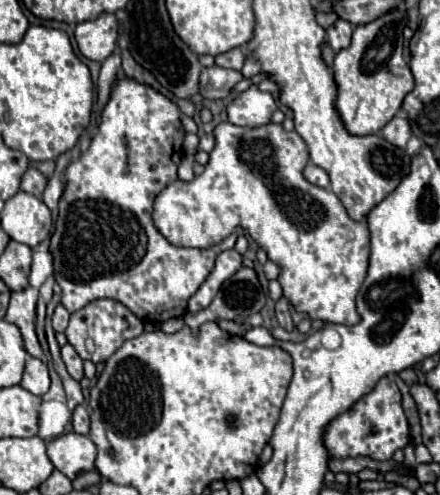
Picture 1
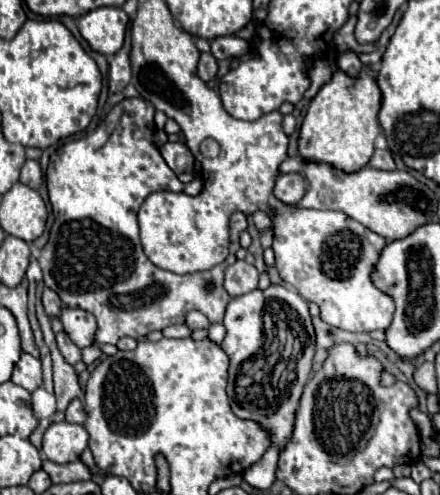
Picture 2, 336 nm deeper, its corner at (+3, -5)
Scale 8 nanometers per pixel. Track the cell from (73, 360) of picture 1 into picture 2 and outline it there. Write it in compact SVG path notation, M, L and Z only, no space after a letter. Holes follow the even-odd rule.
M60 331L60 333L56 335L56 341L58 341L58 349L60 349L60 353L64 355L64 359L66 359L70 365L76 365L76 363L82 359L80 349L70 341L70 337L68 337L64 331Z

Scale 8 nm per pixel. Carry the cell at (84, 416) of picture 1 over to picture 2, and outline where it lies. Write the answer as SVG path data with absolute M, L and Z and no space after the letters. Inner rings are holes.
M74 399L68 409L66 409L66 421L68 423L78 423L82 425L86 421L86 411L84 411L84 403L80 399Z

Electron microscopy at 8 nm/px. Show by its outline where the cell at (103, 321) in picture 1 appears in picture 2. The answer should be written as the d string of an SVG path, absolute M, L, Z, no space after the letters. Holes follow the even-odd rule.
M64 307L60 321L64 325L64 331L68 333L68 337L80 347L90 347L96 343L94 335L96 335L96 317L88 315L88 311L82 309L70 309Z

